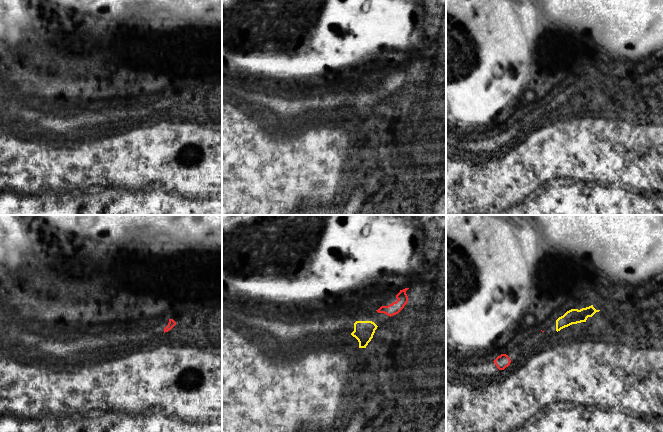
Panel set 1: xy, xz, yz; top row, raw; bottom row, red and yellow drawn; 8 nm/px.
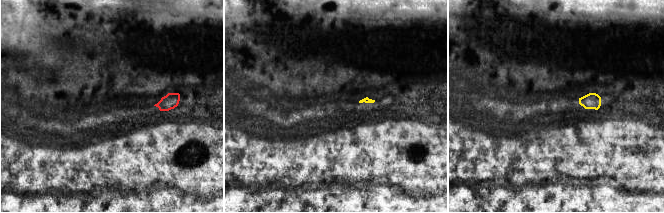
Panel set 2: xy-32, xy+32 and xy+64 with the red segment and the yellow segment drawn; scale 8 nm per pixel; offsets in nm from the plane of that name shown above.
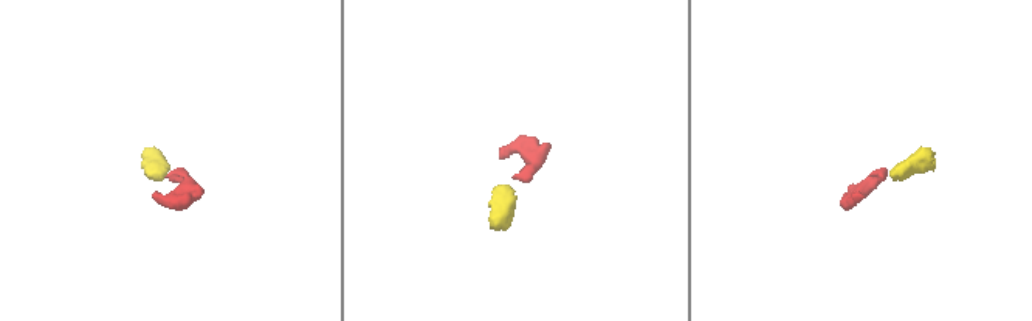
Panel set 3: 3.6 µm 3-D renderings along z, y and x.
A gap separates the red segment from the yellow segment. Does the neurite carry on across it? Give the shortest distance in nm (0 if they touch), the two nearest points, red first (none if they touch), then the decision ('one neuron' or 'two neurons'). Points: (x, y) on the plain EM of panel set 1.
90 nm | xz (378, 88), (373, 98) | one neuron

